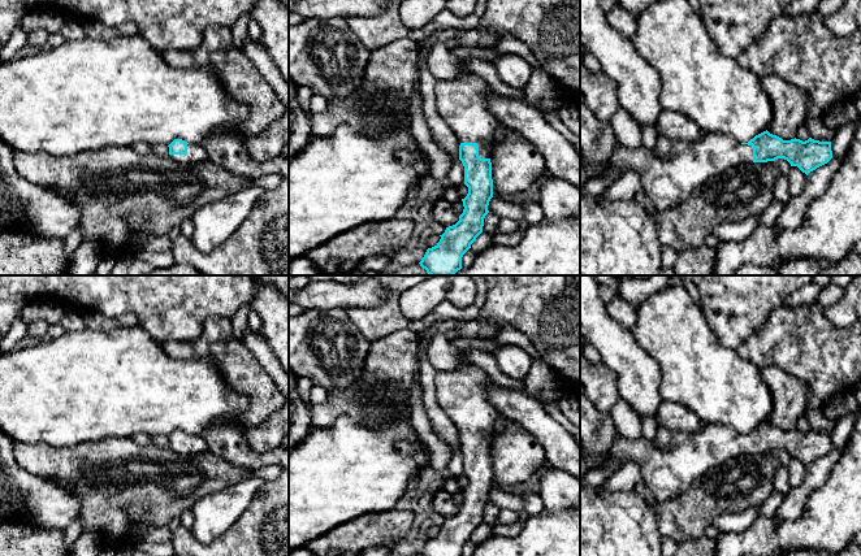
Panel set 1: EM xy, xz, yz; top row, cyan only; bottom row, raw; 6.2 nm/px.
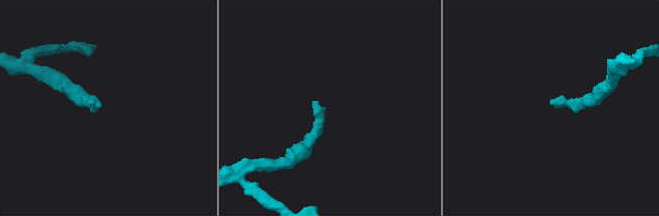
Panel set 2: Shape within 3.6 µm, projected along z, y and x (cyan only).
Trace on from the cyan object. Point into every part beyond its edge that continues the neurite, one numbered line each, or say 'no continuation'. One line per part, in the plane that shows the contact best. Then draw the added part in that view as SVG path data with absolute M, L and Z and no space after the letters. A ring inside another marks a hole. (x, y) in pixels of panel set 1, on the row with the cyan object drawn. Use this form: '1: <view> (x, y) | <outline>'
1: xz (462, 103) | M470 74L436 82L436 108L459 143L477 143L479 156L492 158L499 120L488 109L490 86Z

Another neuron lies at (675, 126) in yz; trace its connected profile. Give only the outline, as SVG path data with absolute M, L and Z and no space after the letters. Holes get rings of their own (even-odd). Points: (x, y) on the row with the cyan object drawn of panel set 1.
M661 110L654 126L658 135L672 142L696 142L702 136L702 130L695 121L674 110Z

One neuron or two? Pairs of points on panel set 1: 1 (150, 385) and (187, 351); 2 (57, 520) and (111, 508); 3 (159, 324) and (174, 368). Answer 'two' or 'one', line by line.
1: two
2: two
3: two

